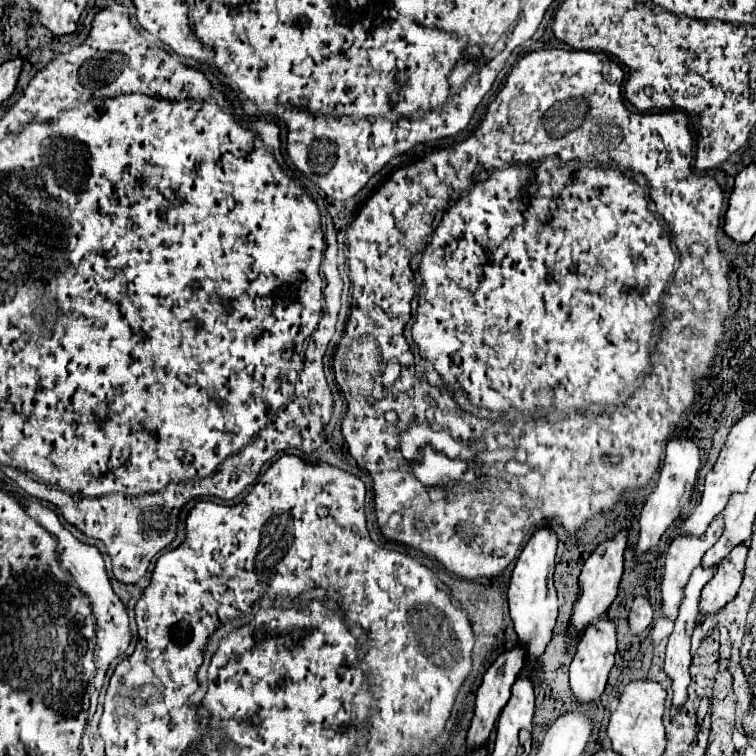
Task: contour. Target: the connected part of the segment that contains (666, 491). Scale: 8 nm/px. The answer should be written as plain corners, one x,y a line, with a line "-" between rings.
672,439
666,445
666,457
664,457
662,469
660,469
658,485
648,495
642,515
640,515
640,537
638,537
638,545
634,551
636,561
640,561
644,555
648,555
648,551
652,547
658,545
662,533
680,517
682,509
690,503
690,499
694,495
694,485
698,479
698,467
700,467
698,447
690,439

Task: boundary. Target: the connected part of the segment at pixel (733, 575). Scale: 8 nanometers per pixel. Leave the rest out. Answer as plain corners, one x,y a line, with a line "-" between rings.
740,543
736,549
728,553
728,557
722,559
716,575
704,587
704,603
700,603
702,615
710,615
722,609
728,601
736,597
742,577
744,577
746,557
748,557
748,545

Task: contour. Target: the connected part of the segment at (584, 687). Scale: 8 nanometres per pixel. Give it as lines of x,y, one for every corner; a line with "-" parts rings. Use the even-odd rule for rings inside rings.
598,619
596,623
590,623
588,629
584,631
574,659
570,663
570,689
574,693
574,699
582,705
582,703
592,703
596,699
602,697
606,683
608,683
608,675
610,669
614,665
614,653
616,653
616,629
610,621
602,621

